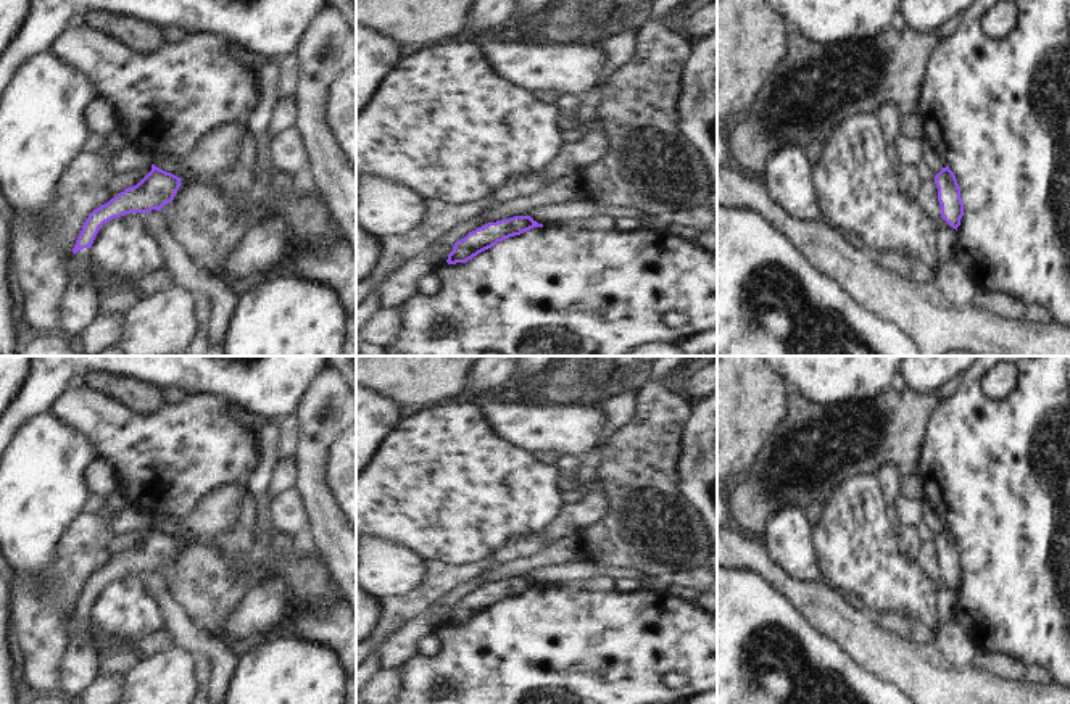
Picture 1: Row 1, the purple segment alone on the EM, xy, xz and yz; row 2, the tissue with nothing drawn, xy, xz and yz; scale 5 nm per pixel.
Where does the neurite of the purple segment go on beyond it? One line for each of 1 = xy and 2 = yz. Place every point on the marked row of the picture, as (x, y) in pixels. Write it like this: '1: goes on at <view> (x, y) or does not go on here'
1: goes on at xy (79, 306)
2: does not go on here

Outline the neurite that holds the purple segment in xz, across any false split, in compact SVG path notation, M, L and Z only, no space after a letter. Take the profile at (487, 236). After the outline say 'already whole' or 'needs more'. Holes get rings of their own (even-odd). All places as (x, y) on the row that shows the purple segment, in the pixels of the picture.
M514 216L509 219L488 222L458 240L453 246L453 251L448 255L446 263L467 263L479 253L495 246L498 242L520 235L533 227L543 227L543 224L538 224L530 216Z; already whole

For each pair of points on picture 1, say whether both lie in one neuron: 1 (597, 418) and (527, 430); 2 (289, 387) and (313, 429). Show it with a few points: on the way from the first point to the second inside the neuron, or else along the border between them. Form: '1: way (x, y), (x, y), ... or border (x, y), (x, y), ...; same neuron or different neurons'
1: way (579, 429), (545, 429); same neuron
2: border (319, 372), (295, 413); different neurons

